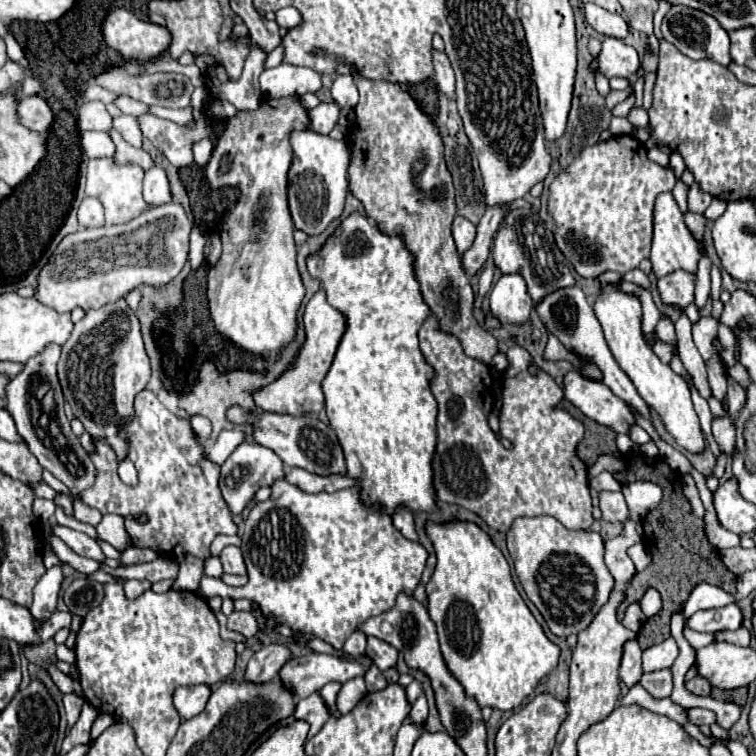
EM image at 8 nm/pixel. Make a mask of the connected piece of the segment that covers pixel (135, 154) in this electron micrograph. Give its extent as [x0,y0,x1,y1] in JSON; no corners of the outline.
[109,130,155,170]

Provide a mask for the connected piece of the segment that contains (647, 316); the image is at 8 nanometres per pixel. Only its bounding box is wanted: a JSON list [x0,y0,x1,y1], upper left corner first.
[621,282,661,336]

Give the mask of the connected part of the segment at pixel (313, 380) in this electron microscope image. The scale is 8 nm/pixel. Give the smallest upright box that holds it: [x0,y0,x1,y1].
[253,290,345,416]

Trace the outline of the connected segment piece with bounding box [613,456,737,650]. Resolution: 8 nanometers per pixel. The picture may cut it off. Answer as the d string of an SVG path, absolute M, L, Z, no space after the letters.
M639 456L639 458L635 458L631 462L631 468L625 474L613 474L613 476L621 484L631 482L631 480L649 480L649 482L653 482L657 486L667 488L667 490L663 490L661 502L643 520L643 546L649 550L653 562L643 572L637 572L637 576L633 578L633 582L629 584L629 588L625 592L627 598L625 598L625 602L619 608L619 612L623 614L629 604L639 602L643 598L643 594L645 594L645 590L649 586L655 588L661 594L663 610L657 616L649 618L645 622L645 626L637 634L639 646L645 650L645 648L649 648L653 644L659 644L659 642L663 642L663 640L667 640L671 636L669 634L671 614L683 610L683 604L687 602L687 596L691 594L691 590L697 584L707 582L707 584L719 586L719 588L723 588L723 590L733 594L737 576L723 566L721 556L709 544L709 540L705 536L705 522L701 518L695 518L695 514L691 510L691 504L689 504L689 500L683 494L683 482L679 480L681 476L677 472L669 470L669 466L661 458L653 458L651 460L651 458Z

